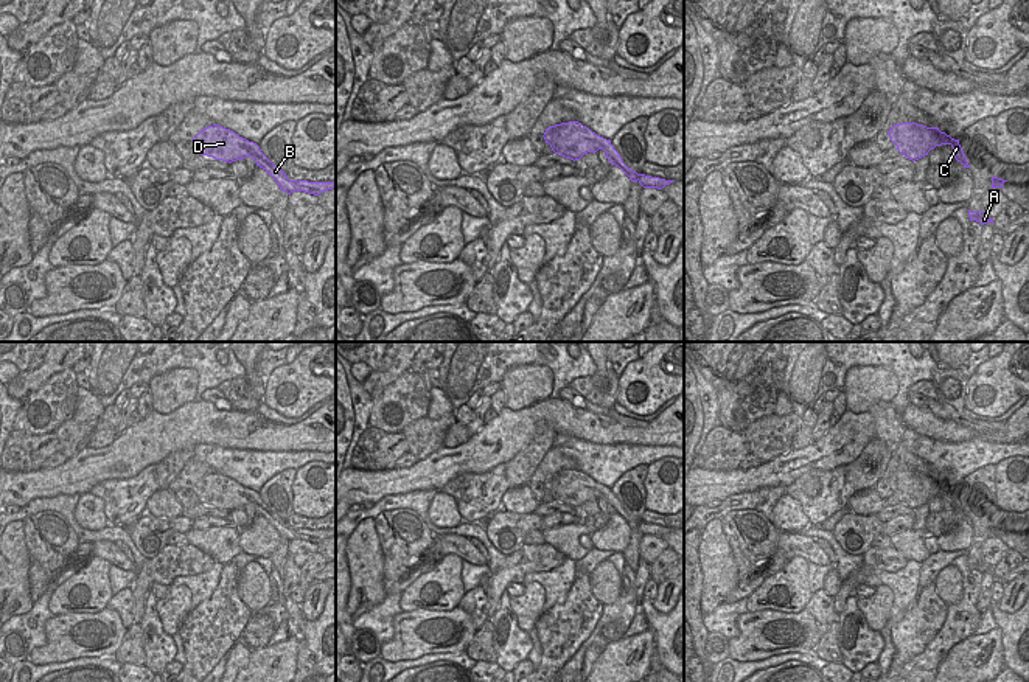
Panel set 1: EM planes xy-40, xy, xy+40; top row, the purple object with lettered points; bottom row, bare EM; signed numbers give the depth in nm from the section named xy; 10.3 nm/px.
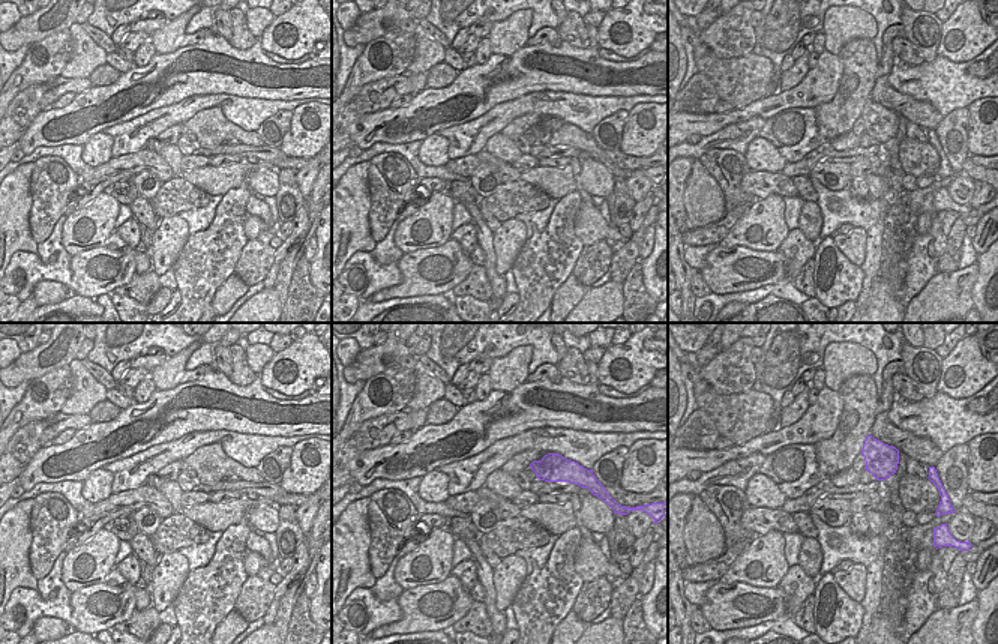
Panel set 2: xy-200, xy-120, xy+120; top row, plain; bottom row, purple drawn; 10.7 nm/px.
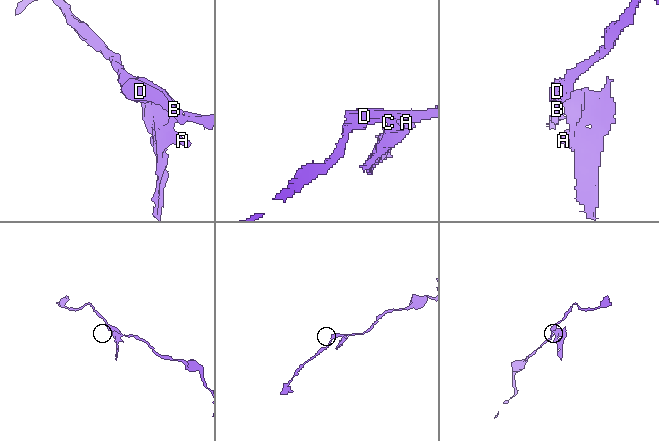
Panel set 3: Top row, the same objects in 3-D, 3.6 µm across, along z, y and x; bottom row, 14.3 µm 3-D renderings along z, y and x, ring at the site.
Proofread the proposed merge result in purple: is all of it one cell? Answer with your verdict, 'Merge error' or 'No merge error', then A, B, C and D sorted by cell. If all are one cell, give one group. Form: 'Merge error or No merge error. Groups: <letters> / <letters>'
Merge error. Groups: A C / B D

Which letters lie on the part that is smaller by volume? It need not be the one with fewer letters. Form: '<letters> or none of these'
A, C

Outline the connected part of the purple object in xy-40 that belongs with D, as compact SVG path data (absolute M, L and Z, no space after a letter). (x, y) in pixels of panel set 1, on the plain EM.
M213 472L202 477L191 488L201 503L208 503L222 510L236 510L246 505L252 505L256 514L263 516L278 531L281 539L288 542L294 539L305 539L319 544L323 539L336 536L334 530L308 530L308 528L289 528L286 520L275 514L253 489L249 489L230 477Z

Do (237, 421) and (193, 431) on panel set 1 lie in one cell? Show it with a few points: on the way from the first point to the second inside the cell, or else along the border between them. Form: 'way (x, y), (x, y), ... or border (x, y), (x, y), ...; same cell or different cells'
way (226, 429), (204, 429); same cell

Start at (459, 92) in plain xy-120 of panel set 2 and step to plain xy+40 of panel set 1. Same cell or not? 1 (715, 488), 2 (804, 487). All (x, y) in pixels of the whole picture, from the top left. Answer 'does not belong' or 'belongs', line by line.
1: belongs
2: does not belong

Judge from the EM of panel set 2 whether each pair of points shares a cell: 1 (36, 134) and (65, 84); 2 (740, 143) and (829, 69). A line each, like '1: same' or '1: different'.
1: different
2: different

